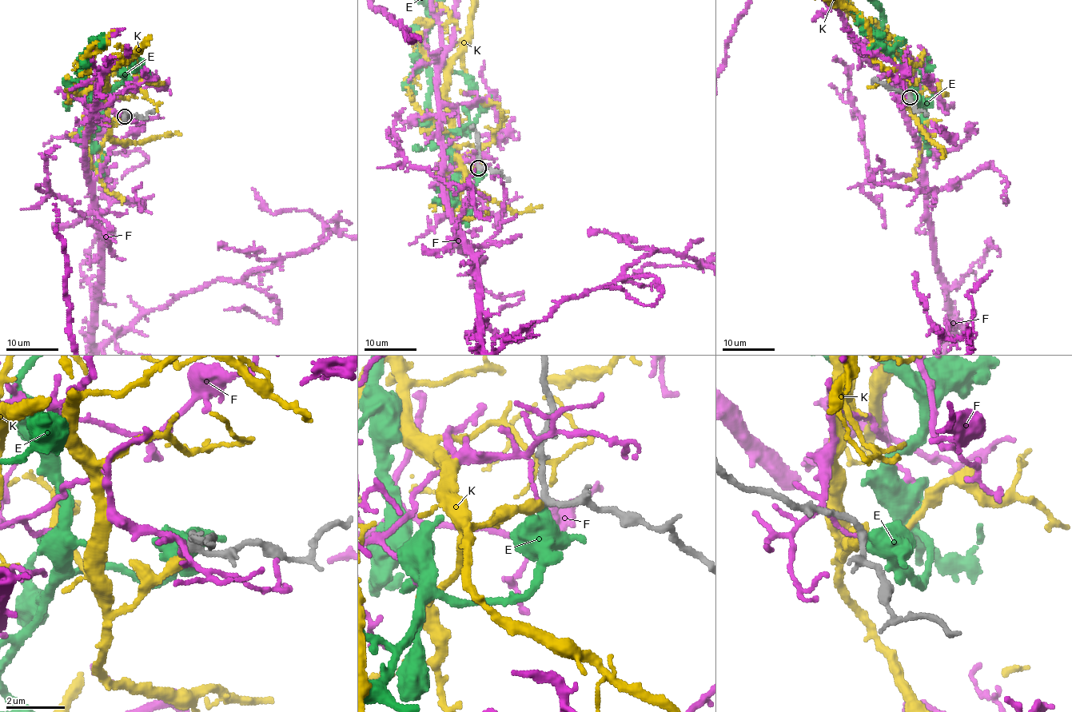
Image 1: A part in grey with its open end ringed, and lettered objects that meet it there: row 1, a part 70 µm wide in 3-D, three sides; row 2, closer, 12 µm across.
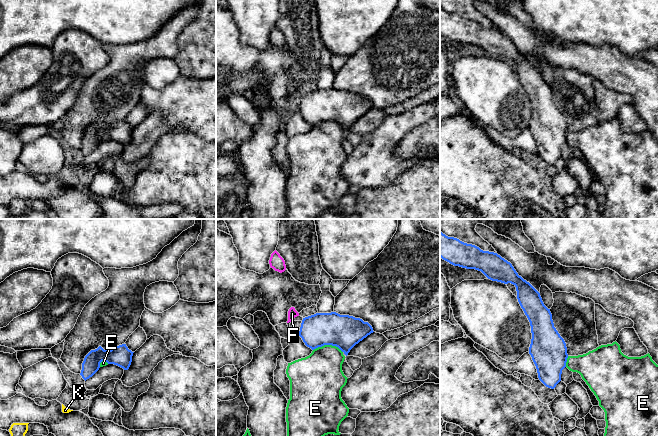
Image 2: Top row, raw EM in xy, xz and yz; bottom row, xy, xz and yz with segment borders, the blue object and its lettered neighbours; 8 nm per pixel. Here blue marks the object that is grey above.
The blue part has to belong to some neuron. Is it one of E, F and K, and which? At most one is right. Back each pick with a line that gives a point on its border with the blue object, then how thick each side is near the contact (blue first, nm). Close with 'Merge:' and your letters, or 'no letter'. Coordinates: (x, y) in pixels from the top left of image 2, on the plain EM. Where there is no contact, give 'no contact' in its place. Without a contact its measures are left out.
K: no contact
Merge: K

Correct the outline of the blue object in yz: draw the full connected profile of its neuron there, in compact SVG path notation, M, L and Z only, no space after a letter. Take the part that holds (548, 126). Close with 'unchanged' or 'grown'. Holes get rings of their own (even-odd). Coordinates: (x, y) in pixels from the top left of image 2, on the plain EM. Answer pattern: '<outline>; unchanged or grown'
M440 7L440 33L454 42L481 47L488 55L516 63L517 75L527 92L532 115L529 130L536 142L539 156L548 164L554 165L561 157L562 146L568 134L567 123L552 96L552 90L540 72L540 69L526 56L518 51L510 38L494 28L483 27L479 23L467 20L454 13L448 13Z; unchanged

